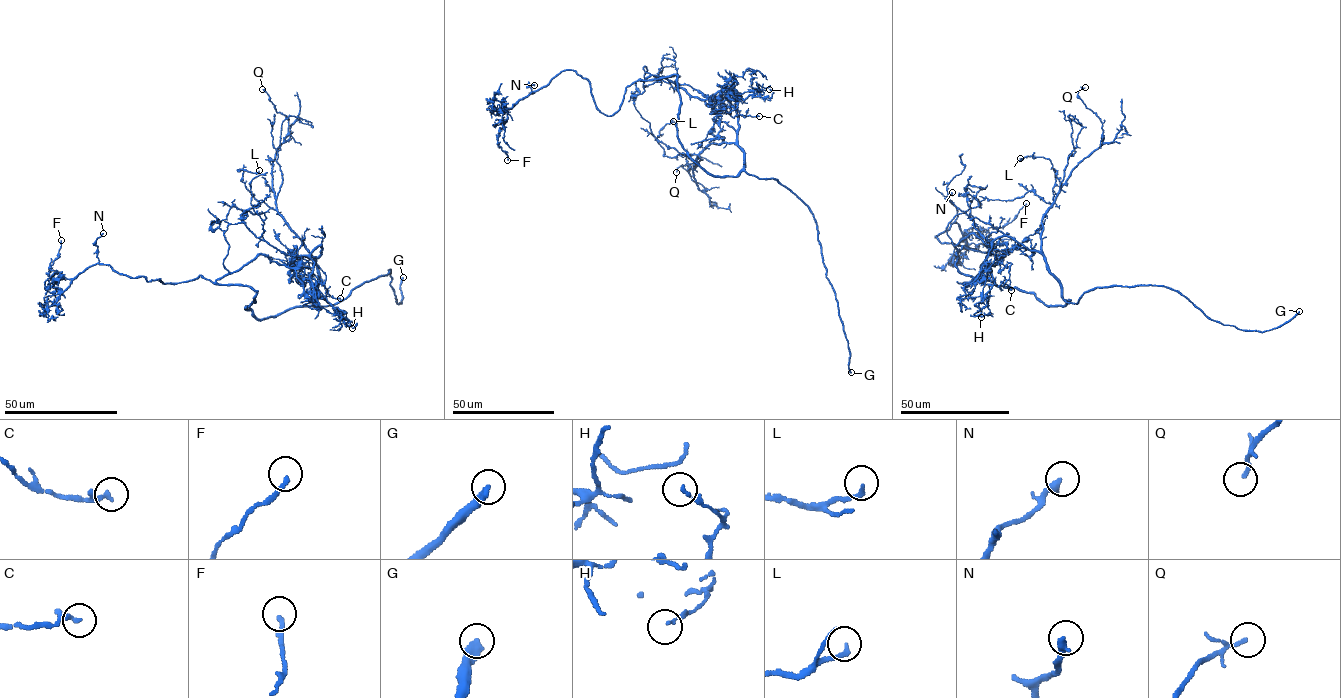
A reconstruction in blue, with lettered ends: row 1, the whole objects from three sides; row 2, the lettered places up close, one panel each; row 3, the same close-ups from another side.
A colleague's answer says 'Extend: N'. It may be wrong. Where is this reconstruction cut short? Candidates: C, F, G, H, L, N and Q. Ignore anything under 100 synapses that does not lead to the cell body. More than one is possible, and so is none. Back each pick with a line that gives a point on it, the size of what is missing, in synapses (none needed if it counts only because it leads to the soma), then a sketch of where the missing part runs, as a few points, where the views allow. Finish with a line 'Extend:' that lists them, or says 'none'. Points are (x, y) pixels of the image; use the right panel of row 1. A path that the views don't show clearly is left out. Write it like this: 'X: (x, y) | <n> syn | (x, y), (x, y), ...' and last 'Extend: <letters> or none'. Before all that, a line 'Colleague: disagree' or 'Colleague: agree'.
Colleague: disagree
G: (1299, 311) | (1299, 311), (1309, 294), (1308, 268)
Extend: G

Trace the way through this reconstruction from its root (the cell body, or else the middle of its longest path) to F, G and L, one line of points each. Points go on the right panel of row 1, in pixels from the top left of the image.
F: (1012, 288), (955, 266), (963, 246), (989, 253), (935, 236), (954, 221), (966, 235), (1003, 227), (1026, 203)
G: (1012, 288), (1057, 306), (1077, 303), (1096, 288), (1159, 285), (1244, 330), (1280, 327), (1299, 311)
L: (1012, 288), (1048, 306), (1070, 301), (1042, 250), (1054, 170), (1048, 159), (1020, 158)

